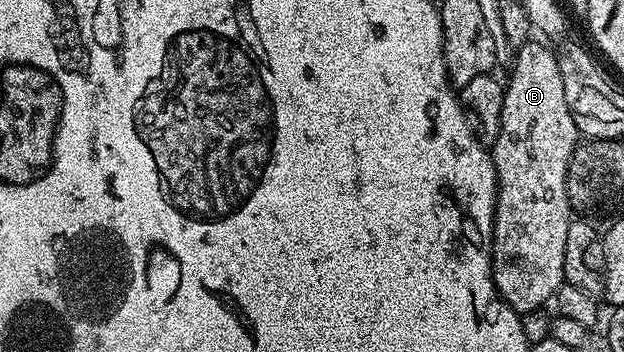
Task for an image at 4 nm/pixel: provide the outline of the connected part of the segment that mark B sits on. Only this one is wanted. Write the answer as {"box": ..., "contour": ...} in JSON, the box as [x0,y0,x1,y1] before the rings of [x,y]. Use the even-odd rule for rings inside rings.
{"box":[491,38,579,314],"contour":[[[531,38],[516,49],[511,65],[509,80],[505,84],[505,97],[503,98],[503,114],[501,115],[501,129],[491,145],[491,155],[495,174],[497,175],[497,205],[493,211],[493,281],[497,287],[497,293],[506,300],[519,314],[524,314],[536,308],[545,308],[556,297],[559,286],[565,283],[565,251],[567,250],[567,230],[571,223],[571,209],[569,195],[567,194],[567,170],[579,143],[579,133],[575,126],[575,118],[567,106],[567,97],[563,95],[563,74],[559,74],[559,62],[557,52],[549,49],[540,39]]]}

